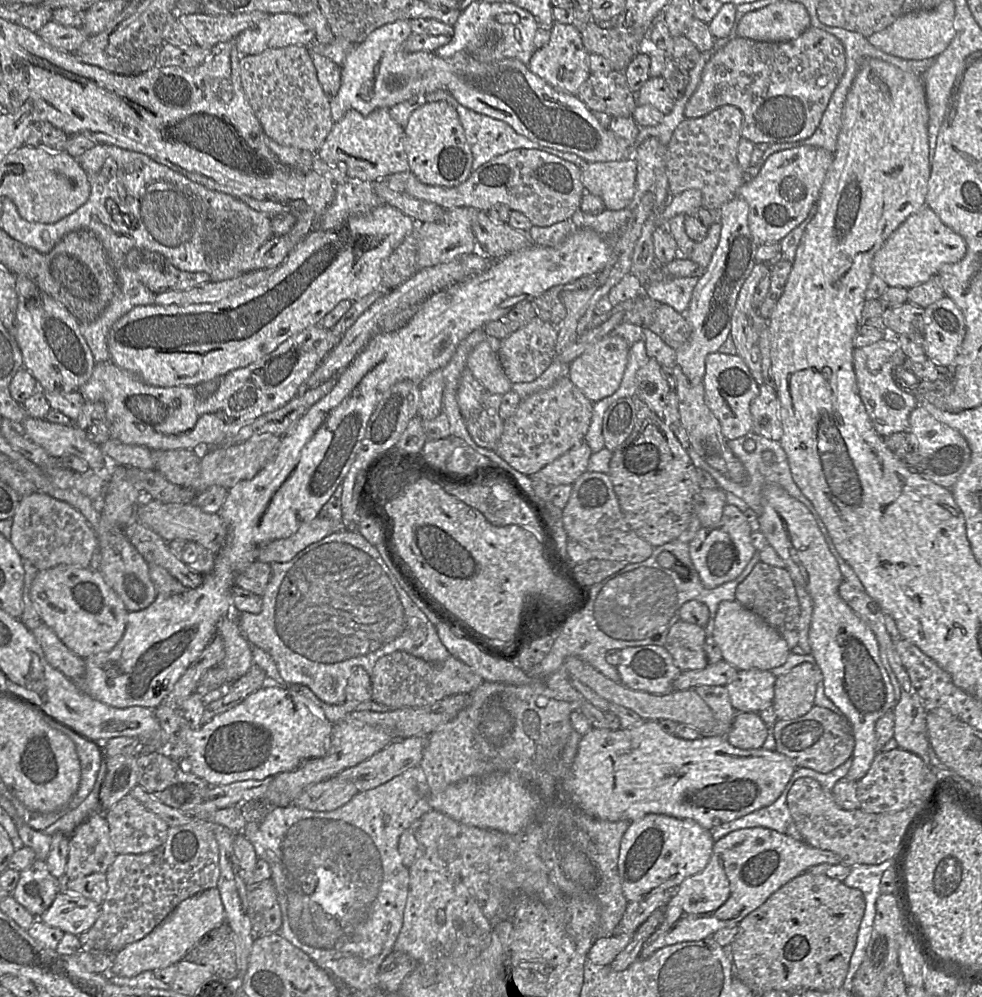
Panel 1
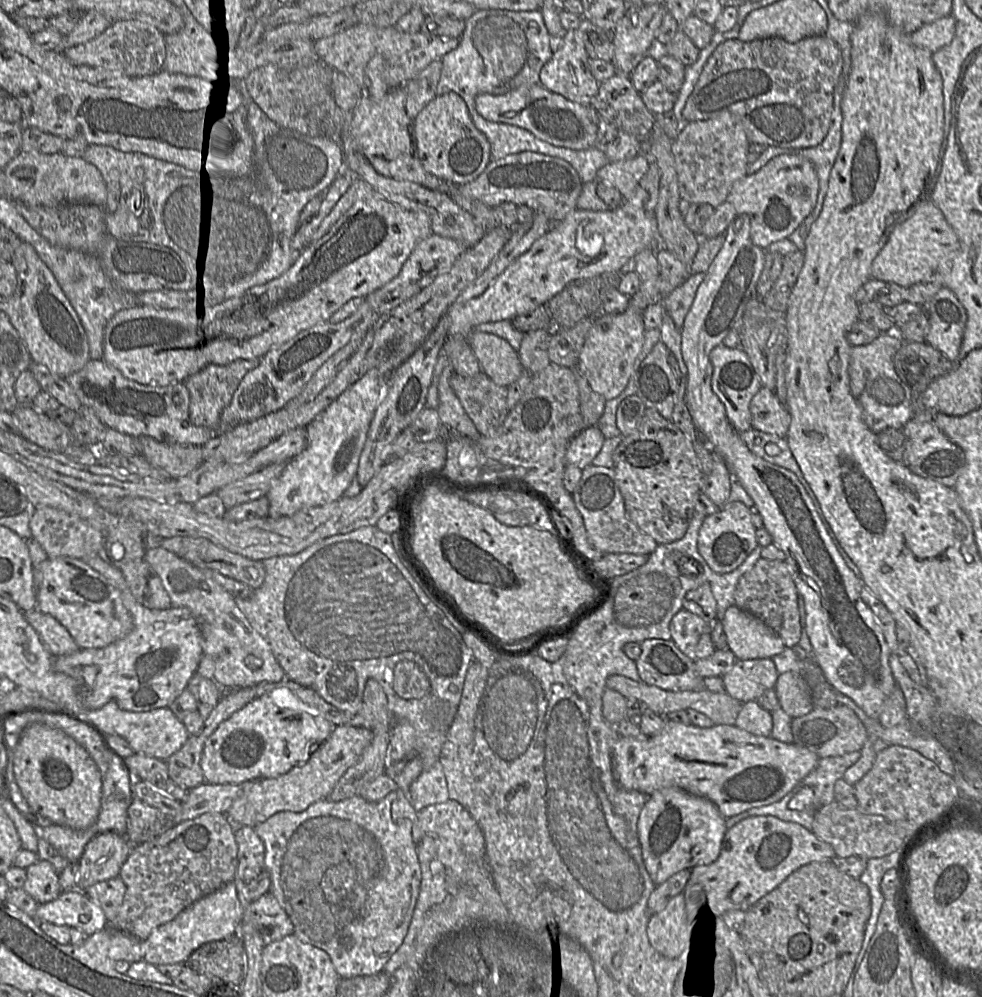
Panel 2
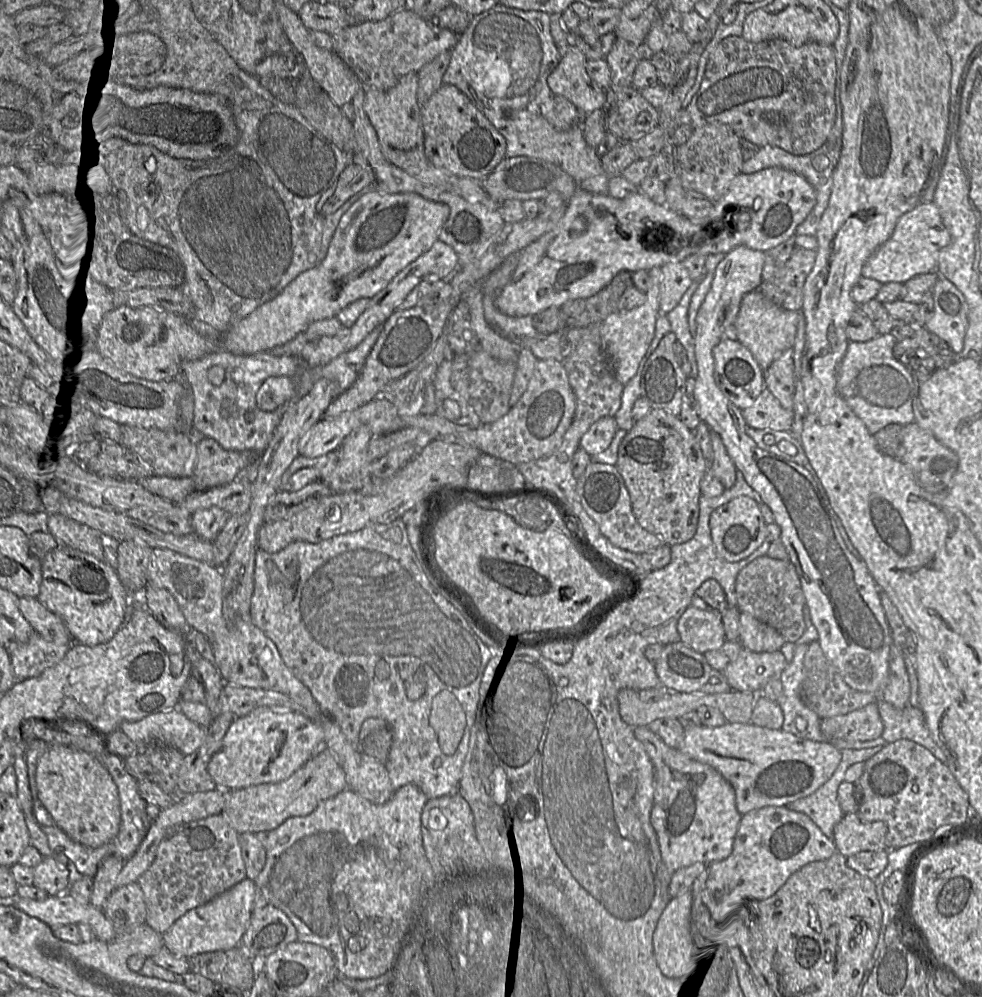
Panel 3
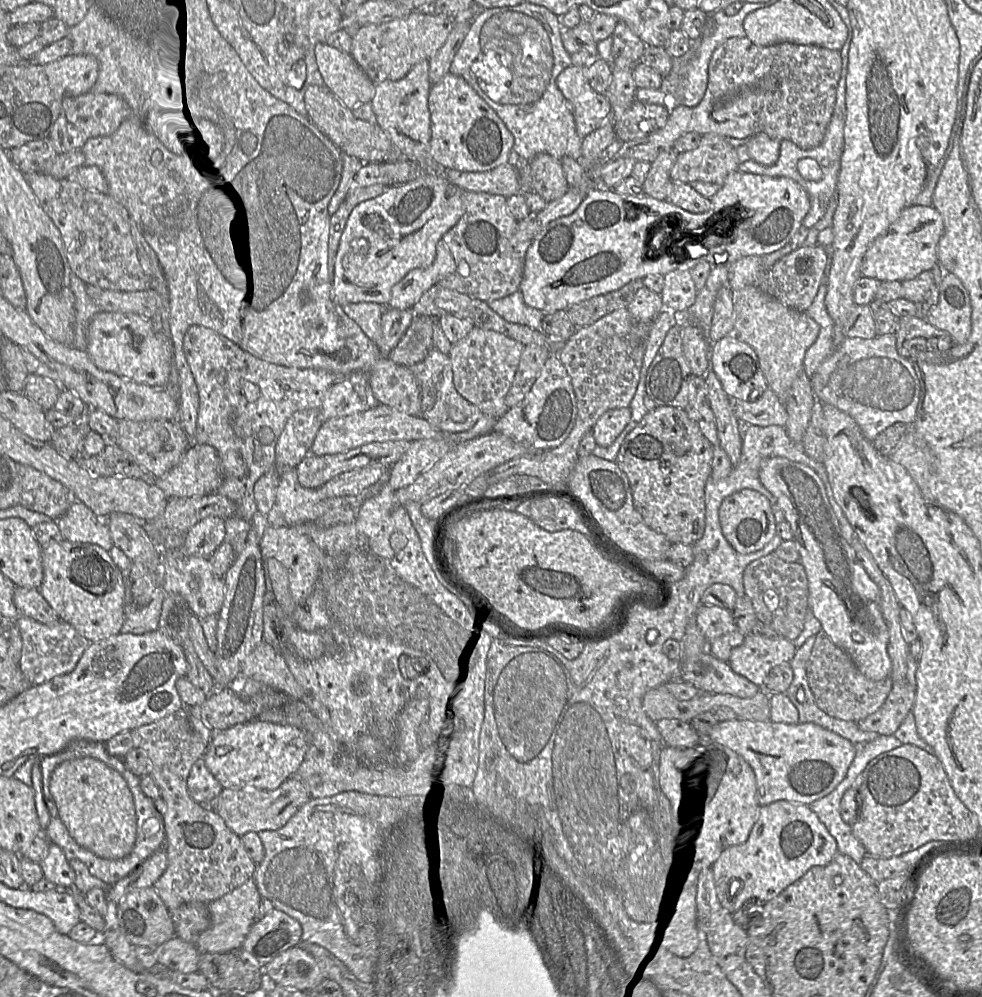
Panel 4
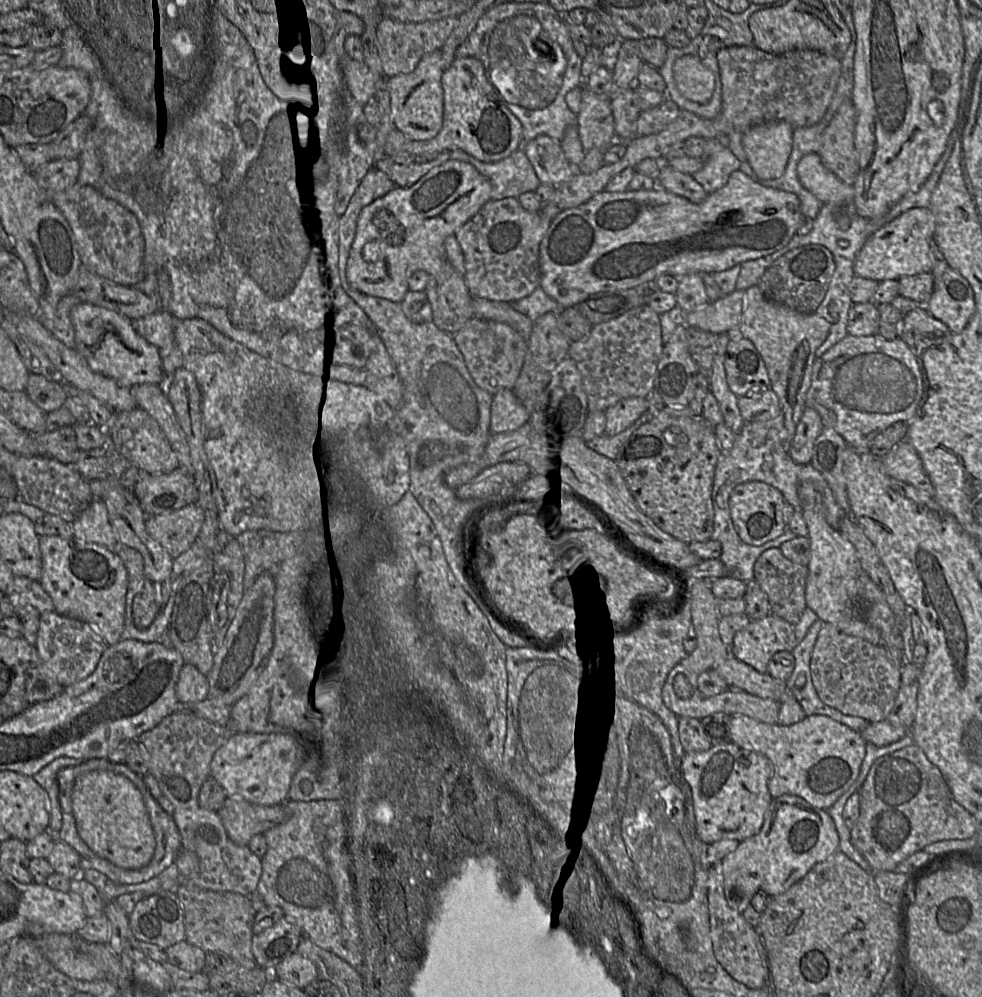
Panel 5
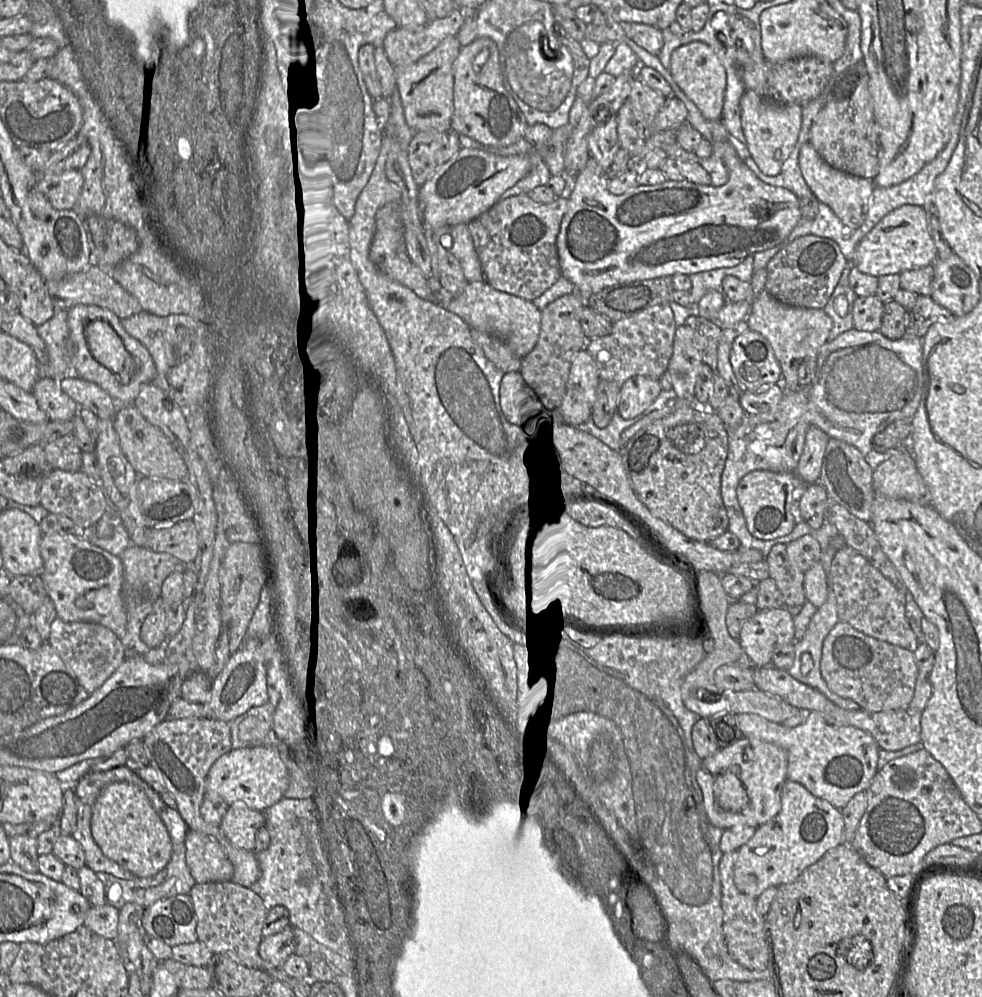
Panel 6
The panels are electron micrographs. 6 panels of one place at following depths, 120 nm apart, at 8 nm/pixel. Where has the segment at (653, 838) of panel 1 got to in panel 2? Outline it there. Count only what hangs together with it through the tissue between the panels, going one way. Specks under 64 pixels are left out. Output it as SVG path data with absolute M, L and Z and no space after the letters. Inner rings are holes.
M678 787L662 788L649 795L639 814L637 835L645 868L655 886L683 869L691 870L716 861L727 830L726 818L707 798L694 796Z

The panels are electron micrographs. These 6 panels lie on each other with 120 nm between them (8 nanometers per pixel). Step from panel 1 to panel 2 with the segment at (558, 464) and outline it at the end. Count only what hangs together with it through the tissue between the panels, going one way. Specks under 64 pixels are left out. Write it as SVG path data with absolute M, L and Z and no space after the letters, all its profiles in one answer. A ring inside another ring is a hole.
M597 425L583 429L566 448L566 465L575 465L583 470L598 455L605 440Z

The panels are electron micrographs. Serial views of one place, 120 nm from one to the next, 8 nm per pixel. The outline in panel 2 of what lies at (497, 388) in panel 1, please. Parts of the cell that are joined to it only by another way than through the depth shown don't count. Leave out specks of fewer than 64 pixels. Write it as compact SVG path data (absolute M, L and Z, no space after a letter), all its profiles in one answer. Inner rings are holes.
M472 331L468 337L481 371L495 384L509 387L523 373L517 351L494 334Z

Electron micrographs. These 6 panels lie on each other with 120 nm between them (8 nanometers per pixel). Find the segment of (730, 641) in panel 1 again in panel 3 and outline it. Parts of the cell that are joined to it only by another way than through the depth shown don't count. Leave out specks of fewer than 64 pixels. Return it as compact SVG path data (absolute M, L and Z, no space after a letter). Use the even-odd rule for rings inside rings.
M742 612L739 617L738 641L742 648L756 653L777 651L785 644L776 629Z

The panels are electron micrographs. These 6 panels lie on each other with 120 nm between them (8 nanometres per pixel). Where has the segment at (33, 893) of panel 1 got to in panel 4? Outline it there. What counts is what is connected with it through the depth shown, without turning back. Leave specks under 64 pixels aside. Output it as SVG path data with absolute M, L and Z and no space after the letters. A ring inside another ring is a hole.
M51 844L47 856L40 862L40 865L43 878L53 882L57 889L69 890L73 887L75 872L59 846Z

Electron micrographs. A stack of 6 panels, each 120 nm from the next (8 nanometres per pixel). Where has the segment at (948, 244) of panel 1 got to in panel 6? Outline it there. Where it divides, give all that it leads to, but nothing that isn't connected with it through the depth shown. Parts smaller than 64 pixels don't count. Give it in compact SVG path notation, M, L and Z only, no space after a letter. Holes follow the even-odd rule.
M905 204L885 215L857 245L853 266L864 274L881 277L933 265L937 249L928 229L928 209Z

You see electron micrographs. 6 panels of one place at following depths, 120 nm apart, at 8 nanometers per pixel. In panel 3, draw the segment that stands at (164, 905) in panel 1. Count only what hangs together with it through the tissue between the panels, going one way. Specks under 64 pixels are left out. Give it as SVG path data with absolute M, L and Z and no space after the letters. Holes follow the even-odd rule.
M224 814L185 823L167 832L150 867L139 877L146 904L145 924L164 934L189 910L201 906L246 879L238 833Z

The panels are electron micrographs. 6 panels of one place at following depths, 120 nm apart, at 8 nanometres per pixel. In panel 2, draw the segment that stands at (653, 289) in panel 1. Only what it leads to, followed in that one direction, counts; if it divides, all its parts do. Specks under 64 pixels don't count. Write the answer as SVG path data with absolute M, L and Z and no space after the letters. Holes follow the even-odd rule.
M695 273L675 288L661 301L666 313L672 318L675 326L681 330L685 317L694 301L697 289L705 278L705 273Z

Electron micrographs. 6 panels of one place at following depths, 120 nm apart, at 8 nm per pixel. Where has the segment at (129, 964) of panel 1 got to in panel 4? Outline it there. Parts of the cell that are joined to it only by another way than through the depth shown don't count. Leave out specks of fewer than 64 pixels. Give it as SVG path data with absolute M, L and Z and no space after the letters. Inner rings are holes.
M250 878L221 898L209 902L210 925L195 943L199 952L219 953L240 950L251 926L255 922L261 899L254 878Z

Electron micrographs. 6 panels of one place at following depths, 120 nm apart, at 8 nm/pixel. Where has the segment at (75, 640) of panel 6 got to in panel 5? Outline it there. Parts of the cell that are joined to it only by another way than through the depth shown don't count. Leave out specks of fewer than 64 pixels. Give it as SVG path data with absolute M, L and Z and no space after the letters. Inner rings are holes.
M55 611L43 613L39 617L39 628L35 648L56 680L67 687L91 675L108 647L100 634L89 624L59 615Z

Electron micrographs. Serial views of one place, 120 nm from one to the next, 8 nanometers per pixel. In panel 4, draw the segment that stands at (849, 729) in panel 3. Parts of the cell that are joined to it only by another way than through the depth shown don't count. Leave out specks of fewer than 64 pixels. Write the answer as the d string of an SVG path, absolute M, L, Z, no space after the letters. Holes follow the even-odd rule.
M905 677L905 681L893 682L885 702L876 712L856 723L864 731L893 735L911 712L914 700L915 687L912 687Z

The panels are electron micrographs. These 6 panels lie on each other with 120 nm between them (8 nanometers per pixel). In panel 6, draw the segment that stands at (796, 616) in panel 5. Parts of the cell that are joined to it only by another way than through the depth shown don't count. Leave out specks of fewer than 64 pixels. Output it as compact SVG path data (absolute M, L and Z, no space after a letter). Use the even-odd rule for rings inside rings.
M786 544L774 545L765 560L769 568L769 578L775 581L782 593L785 607L802 606L807 601L804 591L804 572L790 563Z

